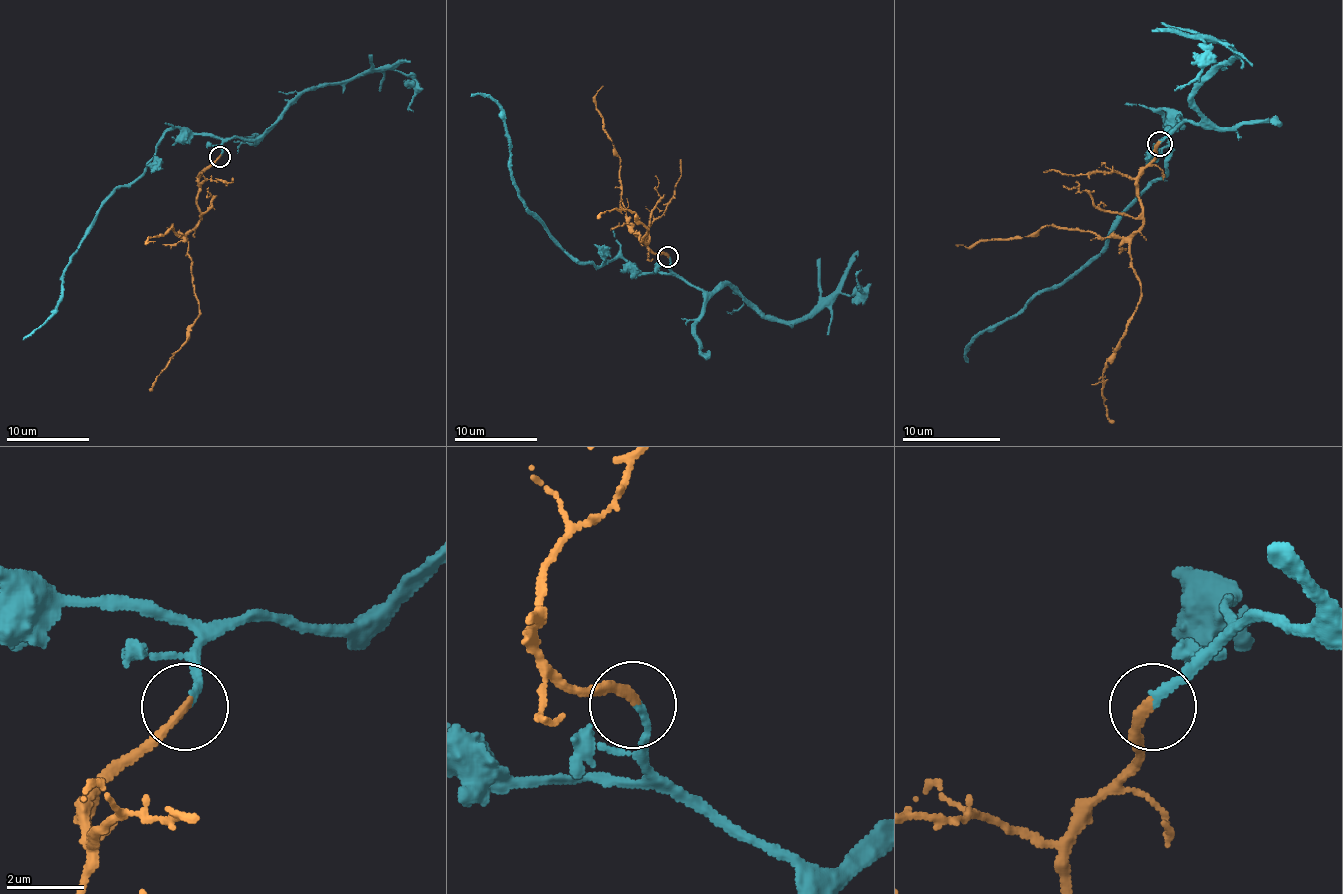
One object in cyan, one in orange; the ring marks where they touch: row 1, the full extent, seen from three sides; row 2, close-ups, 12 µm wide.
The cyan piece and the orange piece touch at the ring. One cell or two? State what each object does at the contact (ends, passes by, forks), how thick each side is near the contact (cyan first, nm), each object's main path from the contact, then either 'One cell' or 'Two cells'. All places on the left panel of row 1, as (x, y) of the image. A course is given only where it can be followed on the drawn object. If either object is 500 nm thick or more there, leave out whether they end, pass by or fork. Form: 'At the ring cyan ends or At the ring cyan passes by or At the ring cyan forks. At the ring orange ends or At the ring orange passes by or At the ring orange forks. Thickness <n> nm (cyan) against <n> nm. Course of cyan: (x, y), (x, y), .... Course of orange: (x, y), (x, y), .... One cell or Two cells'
At the ring cyan ends. At the ring orange ends. Thickness 180 nm (cyan) against 240 nm. Course of cyan: (219, 156), (219, 137), (167, 131), (146, 168), (103, 203), (68, 263), (55, 311), (22, 340). Course of orange: (219, 156), (198, 178), (200, 222), (186, 236), (198, 317), (148, 390). One cell

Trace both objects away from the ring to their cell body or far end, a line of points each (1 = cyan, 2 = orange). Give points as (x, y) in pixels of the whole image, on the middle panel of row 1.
1: (667, 257), (667, 272), (636, 272), (615, 257), (594, 266), (569, 255), (516, 187), (503, 110), (470, 96)
2: (667, 257), (634, 232), (640, 241), (646, 228), (627, 210), (607, 210), (596, 218)

